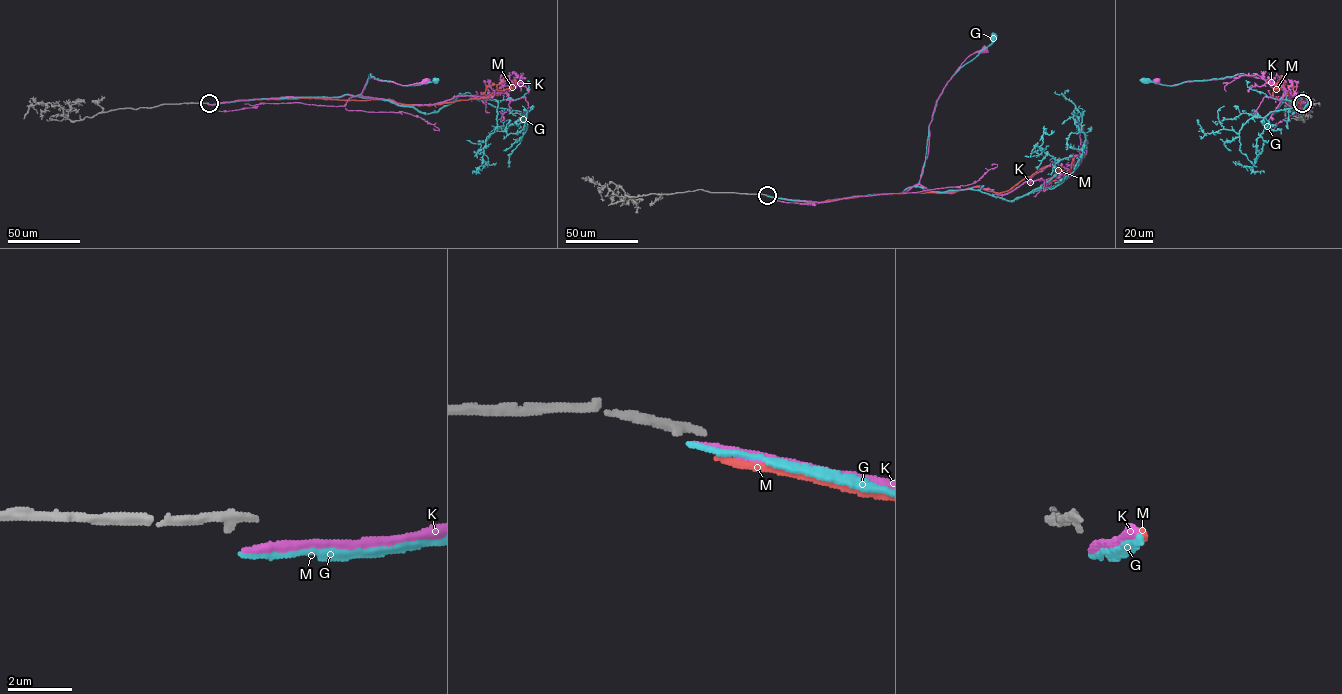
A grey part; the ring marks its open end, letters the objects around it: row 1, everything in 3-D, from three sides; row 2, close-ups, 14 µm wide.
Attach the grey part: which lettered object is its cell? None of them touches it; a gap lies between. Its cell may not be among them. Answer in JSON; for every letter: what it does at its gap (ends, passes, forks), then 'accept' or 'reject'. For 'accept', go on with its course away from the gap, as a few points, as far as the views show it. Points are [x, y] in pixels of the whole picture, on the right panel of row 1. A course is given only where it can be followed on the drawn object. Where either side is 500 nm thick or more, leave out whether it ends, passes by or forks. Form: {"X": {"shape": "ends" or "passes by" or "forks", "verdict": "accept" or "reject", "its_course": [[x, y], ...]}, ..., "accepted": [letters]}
{"G": {"shape": "ends", "verdict": "reject"}, "K": {"shape": "ends", "verdict": "reject"}, "M": {"shape": "ends", "verdict": "reject"}, "accepted": []}

